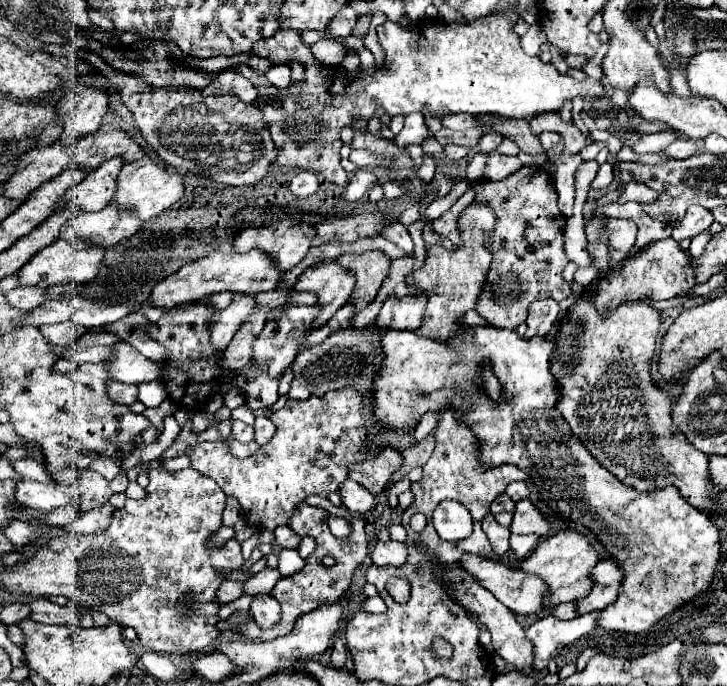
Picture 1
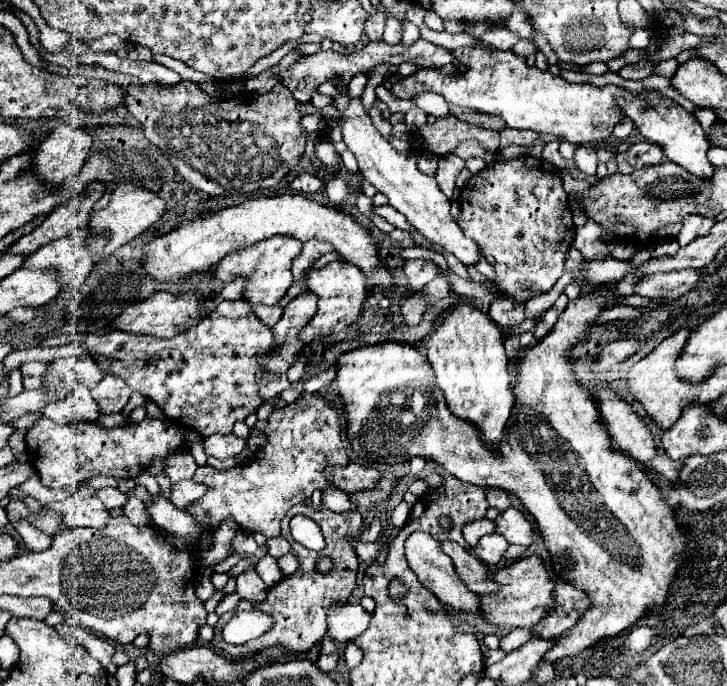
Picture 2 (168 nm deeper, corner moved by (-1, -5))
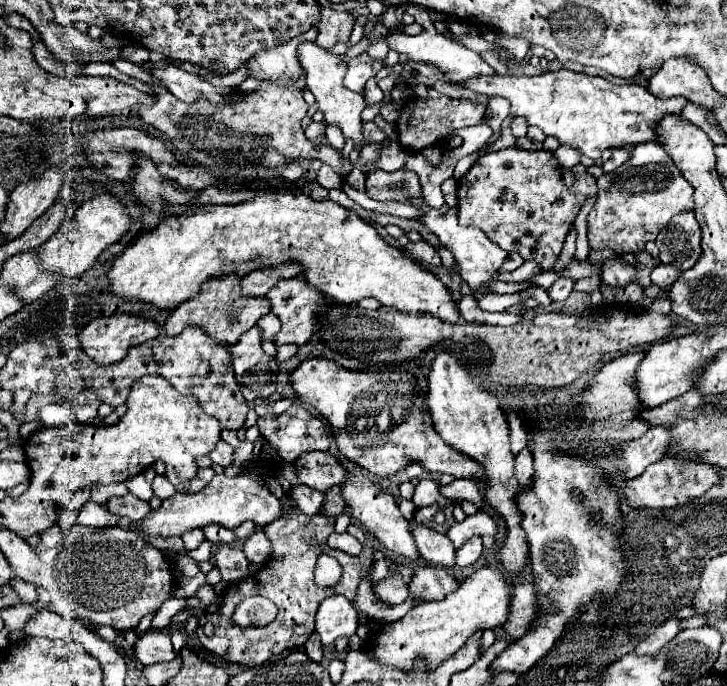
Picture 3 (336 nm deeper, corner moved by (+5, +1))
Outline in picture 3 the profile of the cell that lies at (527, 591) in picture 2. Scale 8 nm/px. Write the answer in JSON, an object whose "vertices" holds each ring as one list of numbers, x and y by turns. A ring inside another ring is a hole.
{"vertices":[[480,567,472,575,468,575,454,593,446,595,442,601,426,601,418,607,414,607,406,617,400,621,380,625,380,631,376,635,376,657,392,665,396,669,412,669,412,659,420,653,430,663,428,667,434,669,434,665,440,665,444,659,454,655,464,641,474,631,494,629,506,623,506,617,510,615,510,597,514,593,516,583,512,579,506,579,500,569,496,567]]}

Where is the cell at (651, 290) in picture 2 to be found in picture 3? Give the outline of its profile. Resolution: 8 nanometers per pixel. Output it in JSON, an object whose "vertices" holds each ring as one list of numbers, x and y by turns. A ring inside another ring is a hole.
{"vertices":[[612,257,604,263,602,281,610,287,624,289,628,283,636,283,636,275,638,275,638,271,634,267,630,267,624,261,618,261,618,257]]}

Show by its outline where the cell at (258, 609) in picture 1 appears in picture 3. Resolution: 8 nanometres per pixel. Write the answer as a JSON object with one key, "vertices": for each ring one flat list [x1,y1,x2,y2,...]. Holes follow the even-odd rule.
{"vertices":[[224,545,222,549,218,549,214,563,220,569,226,585,234,585,234,581,242,581,250,575,248,561,246,561,246,555,242,553,242,549]]}

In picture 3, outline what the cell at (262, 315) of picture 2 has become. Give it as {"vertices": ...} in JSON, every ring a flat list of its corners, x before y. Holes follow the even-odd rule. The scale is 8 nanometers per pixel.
{"vertices":[[270,311,266,317,262,317,262,321,258,321,258,327,264,331,264,335,276,337,280,331,280,319]]}

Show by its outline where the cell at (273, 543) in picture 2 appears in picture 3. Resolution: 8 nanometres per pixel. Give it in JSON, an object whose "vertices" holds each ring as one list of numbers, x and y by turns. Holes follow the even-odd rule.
{"vertices":[[262,529,254,531,244,541,244,553,248,561,256,561,256,563,266,563,270,559,270,539,266,539,266,533]]}

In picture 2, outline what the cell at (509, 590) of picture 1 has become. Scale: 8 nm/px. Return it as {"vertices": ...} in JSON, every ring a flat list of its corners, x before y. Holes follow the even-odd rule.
{"vertices":[[444,541,440,543,442,551,452,559,458,577,464,581,464,585,474,593,492,593,496,591,496,583,492,583,488,575,488,567,480,563,474,555,470,555,462,545]]}

